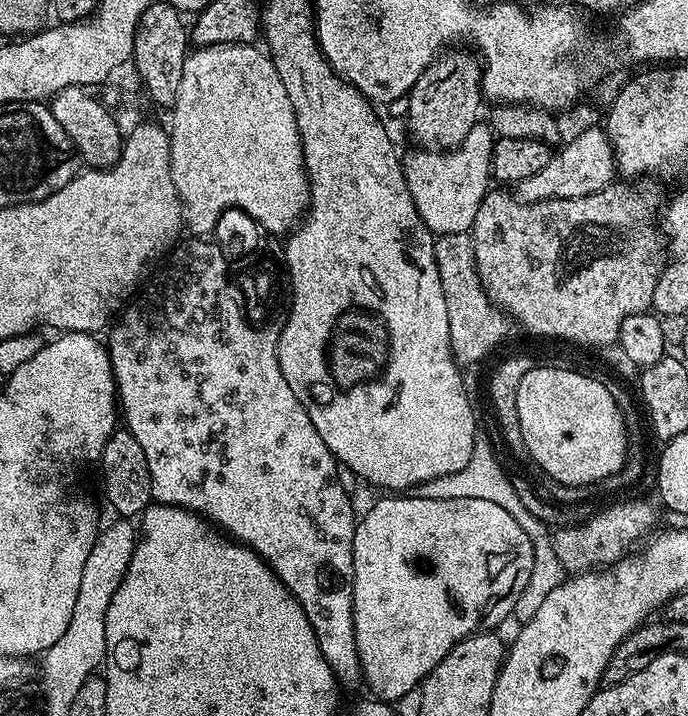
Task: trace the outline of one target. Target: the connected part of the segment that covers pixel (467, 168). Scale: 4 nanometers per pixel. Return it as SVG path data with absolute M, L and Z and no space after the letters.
M478 126L466 134L466 138L455 150L419 150L403 157L404 177L424 225L436 236L468 232L472 227L474 218L478 214L478 206L482 206L484 195L490 190L488 180L493 179L492 174L492 146L494 132L491 127Z

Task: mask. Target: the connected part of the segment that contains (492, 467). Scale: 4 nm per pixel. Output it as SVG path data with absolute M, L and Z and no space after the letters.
M484 438L477 439L474 454L470 454L470 462L466 462L466 466L462 466L462 470L442 478L427 480L420 485L418 492L419 495L426 498L442 498L443 500L446 498L483 498L486 502L494 502L498 506L502 506L502 510L506 510L506 514L510 514L510 518L514 518L514 522L518 522L518 526L522 526L522 530L526 530L526 534L534 546L534 566L530 574L530 582L526 582L526 590L522 590L522 594L518 594L514 613L515 619L518 618L517 621L523 622L534 618L534 613L542 606L542 602L553 593L554 586L558 586L566 579L562 562L558 562L558 554L554 554L553 533L550 528L548 532L547 526L524 505L519 490L512 485L511 478L504 473L504 468L500 465L500 460L496 457L490 441L484 440Z

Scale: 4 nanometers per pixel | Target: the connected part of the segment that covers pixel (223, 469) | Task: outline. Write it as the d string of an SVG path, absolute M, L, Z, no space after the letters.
M227 208L218 218L210 238L192 238L189 239L189 244L181 243L171 249L167 257L168 265L152 281L149 279L143 285L144 293L142 288L139 295L115 317L107 333L109 336L108 340L106 339L106 347L108 356L112 360L112 373L116 379L118 404L122 409L123 423L125 420L128 423L125 424L127 431L132 432L134 438L138 438L138 446L142 446L142 450L146 453L146 466L150 466L150 490L153 501L158 504L172 504L175 508L189 508L190 511L203 516L237 544L245 544L247 548L255 550L272 567L272 573L284 583L286 590L290 590L290 594L298 598L302 610L306 610L306 618L310 618L310 626L314 626L314 638L318 638L318 650L322 650L322 658L326 658L337 681L344 686L356 683L359 685L362 673L358 646L354 642L352 610L354 530L358 512L354 510L356 508L352 498L339 485L336 457L326 446L326 442L322 442L322 434L314 430L314 422L310 422L310 414L302 406L302 402L298 402L286 378L282 378L279 356L272 356L272 344L268 344L264 336L256 336L256 332L252 332L252 328L244 324L244 316L240 316L240 300L236 300L236 292L232 292L232 288L228 288L228 280L224 280L224 268L269 268L270 271L276 272L284 258L284 244L276 240L279 239L269 234L260 221L246 214L241 208Z

